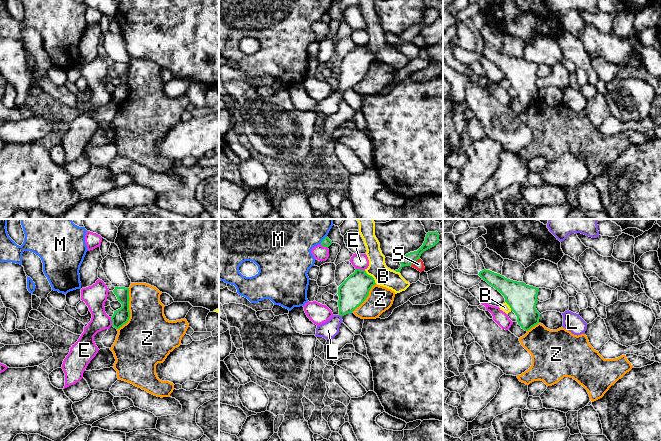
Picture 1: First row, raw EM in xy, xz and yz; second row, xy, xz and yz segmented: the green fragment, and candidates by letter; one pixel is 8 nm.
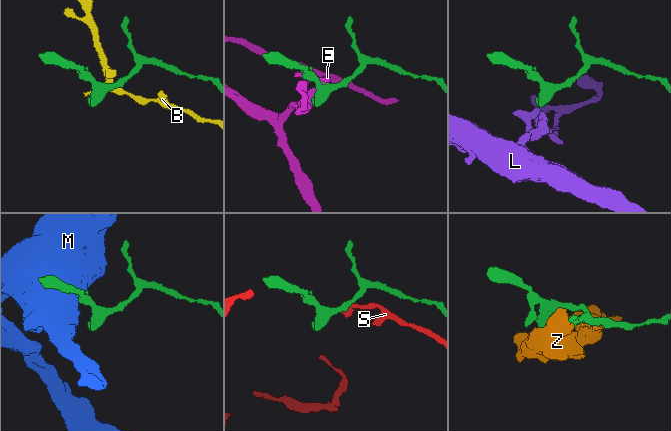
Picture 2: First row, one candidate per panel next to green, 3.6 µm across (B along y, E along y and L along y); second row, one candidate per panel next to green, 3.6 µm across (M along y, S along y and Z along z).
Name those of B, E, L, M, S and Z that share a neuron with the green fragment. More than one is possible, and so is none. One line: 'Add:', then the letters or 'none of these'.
Add: L

